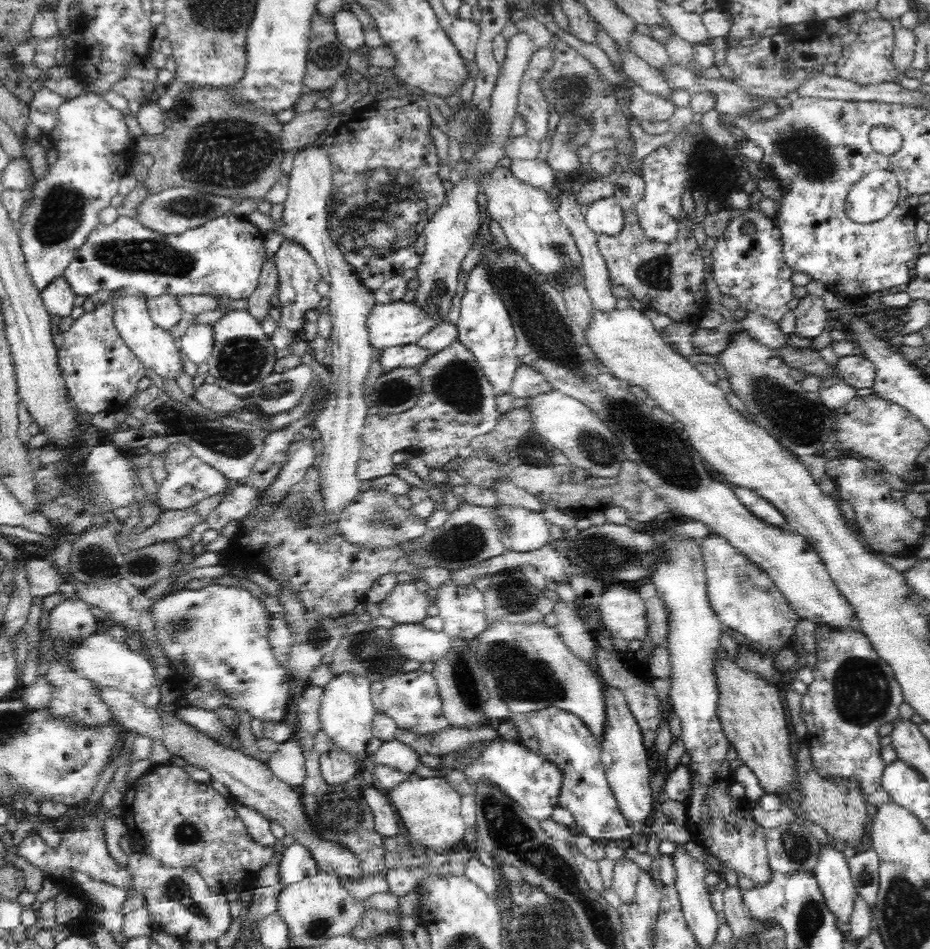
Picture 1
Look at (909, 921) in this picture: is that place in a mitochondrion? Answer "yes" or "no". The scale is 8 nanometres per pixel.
yes

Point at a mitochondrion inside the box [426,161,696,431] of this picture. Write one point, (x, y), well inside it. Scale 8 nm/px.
(546, 333)

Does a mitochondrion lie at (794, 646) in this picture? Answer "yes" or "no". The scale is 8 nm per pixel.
no

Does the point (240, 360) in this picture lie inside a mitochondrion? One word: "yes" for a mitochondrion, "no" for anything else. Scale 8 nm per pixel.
yes

